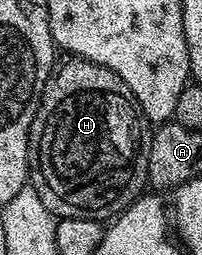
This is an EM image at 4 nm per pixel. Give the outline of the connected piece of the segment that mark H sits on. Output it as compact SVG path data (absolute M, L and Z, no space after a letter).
M65 58L62 64L60 61L47 78L45 89L41 95L41 105L37 108L33 125L29 127L29 180L32 188L39 194L39 198L43 198L43 206L47 206L47 210L57 218L91 218L102 222L124 212L147 188L149 157L145 128L147 129L147 121L141 115L141 108L137 105L137 100L131 94L131 90L127 90L127 82L123 82L123 78L119 78L119 74L107 70L107 66L99 66L90 60Z

